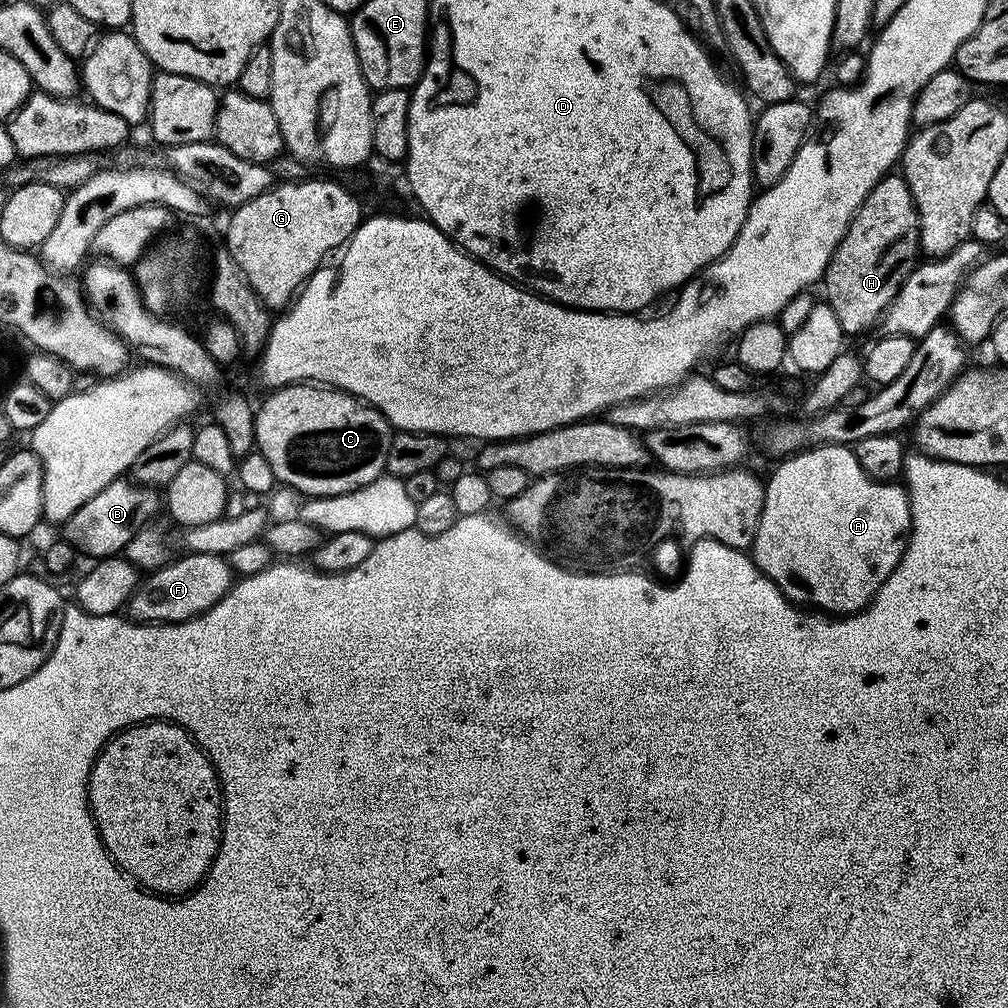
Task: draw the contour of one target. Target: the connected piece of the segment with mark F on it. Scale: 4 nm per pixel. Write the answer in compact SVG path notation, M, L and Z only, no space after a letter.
M201 552L183 555L177 555L143 577L126 605L127 615L133 621L177 624L210 610L232 589L234 571L225 557Z

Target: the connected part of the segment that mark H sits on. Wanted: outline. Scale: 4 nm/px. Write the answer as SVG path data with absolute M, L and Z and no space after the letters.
M885 174L872 187L870 194L866 194L842 242L838 242L822 277L823 299L830 306L830 310L834 310L834 315L838 317L838 326L842 326L845 337L860 336L883 321L884 312L890 306L890 302L894 302L902 282L906 282L906 278L915 270L920 255L920 219L916 203L910 194L910 186L905 182L903 175Z

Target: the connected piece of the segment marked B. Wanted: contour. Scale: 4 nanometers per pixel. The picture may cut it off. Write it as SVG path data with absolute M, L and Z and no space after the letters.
M126 478L108 483L90 502L84 502L68 520L63 521L64 532L62 532L62 538L75 548L77 553L92 556L91 558L96 560L119 555L137 531L150 522L148 520L157 512L159 504L161 507L162 502L161 499L159 502L158 496L159 493L155 489L145 488Z

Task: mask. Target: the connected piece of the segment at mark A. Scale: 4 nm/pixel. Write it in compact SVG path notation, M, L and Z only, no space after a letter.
M823 444L817 448L805 448L779 461L776 473L767 477L764 490L764 509L762 518L758 522L758 534L754 538L750 555L755 564L782 590L782 594L797 606L811 606L824 614L835 614L839 617L851 616L853 612L860 612L878 594L882 582L890 578L894 566L902 558L908 545L908 534L912 530L912 505L908 503L907 491L899 483L872 480L864 473L862 466L858 466L858 458L851 447L843 444Z

